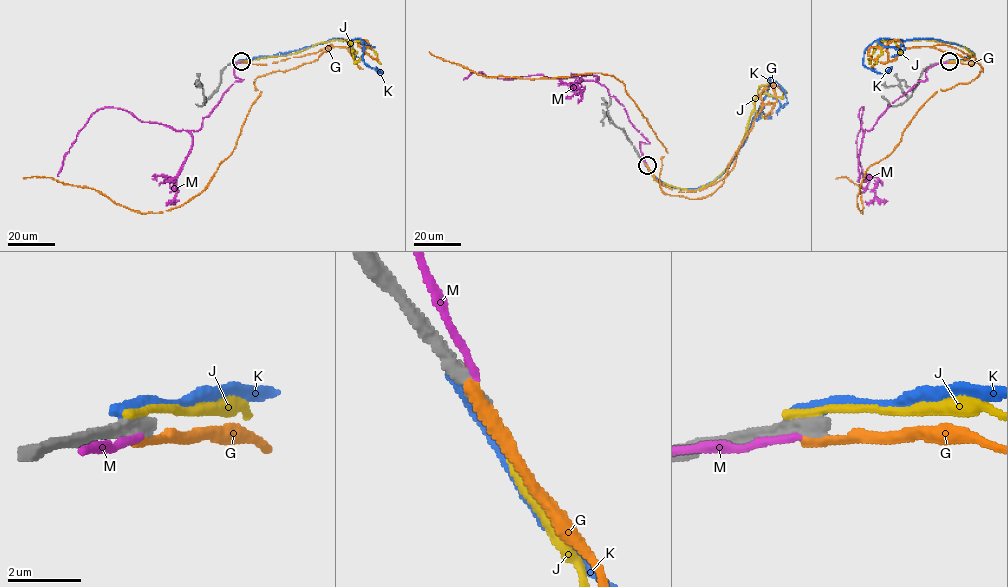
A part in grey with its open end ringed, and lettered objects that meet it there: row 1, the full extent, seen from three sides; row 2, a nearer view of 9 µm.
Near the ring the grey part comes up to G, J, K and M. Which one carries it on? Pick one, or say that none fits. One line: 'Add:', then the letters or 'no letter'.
Add: no letter

